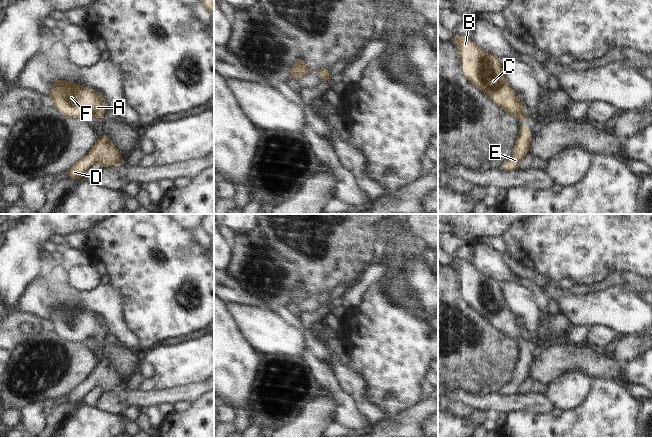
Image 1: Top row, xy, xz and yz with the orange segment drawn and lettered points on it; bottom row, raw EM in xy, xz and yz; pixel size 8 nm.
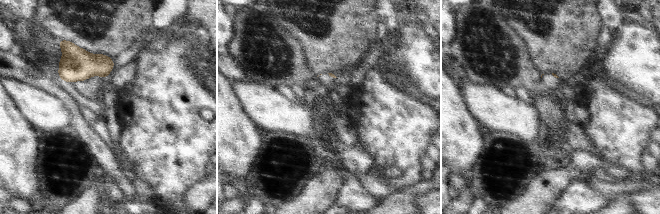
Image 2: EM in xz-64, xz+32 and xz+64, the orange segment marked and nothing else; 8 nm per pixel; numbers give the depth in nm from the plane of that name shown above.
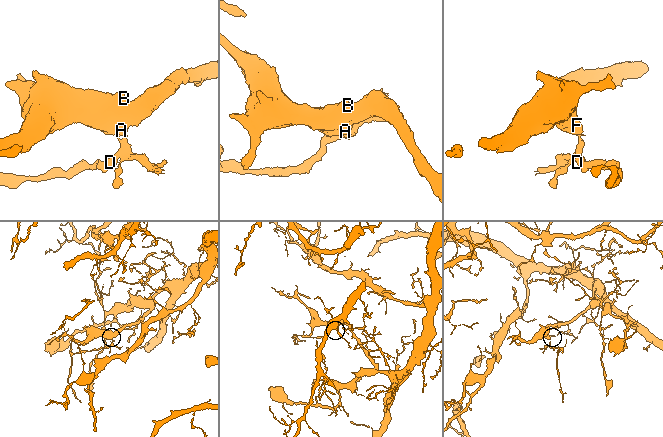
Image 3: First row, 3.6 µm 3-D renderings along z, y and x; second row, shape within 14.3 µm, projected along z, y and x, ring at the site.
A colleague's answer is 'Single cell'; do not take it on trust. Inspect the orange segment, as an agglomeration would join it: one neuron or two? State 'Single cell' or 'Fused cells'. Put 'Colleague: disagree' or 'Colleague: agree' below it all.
Single cell
Colleague: agree

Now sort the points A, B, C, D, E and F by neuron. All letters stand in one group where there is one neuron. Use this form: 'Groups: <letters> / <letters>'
Groups: A B C D E F

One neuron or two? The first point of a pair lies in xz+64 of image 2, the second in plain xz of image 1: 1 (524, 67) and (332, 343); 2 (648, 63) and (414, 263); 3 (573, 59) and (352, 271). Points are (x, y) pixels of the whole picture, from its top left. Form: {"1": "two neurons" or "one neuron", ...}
{"1": "two neurons", "2": "one neuron", "3": "one neuron"}

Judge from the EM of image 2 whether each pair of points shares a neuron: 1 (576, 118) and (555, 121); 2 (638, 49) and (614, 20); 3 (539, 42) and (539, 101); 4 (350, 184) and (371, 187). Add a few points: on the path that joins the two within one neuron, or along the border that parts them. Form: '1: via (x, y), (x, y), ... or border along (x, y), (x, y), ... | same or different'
1: border along (561, 105), (564, 116), (563, 138), (566, 143) | different
2: border along (622, 23), (615, 30), (615, 35), (612, 39) | different
3: border along (528, 51), (532, 63), (541, 74) | different
4: border along (343, 168), (356, 178), (365, 191), (378, 199) | different

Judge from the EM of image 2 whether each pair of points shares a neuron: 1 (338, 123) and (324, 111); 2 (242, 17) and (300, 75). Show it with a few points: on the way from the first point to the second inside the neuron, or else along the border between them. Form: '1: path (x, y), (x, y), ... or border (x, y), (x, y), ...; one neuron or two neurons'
1: border (322, 99), (330, 110), (328, 122), (336, 138); two neurons
2: path (256, 31), (286, 61); one neuron

